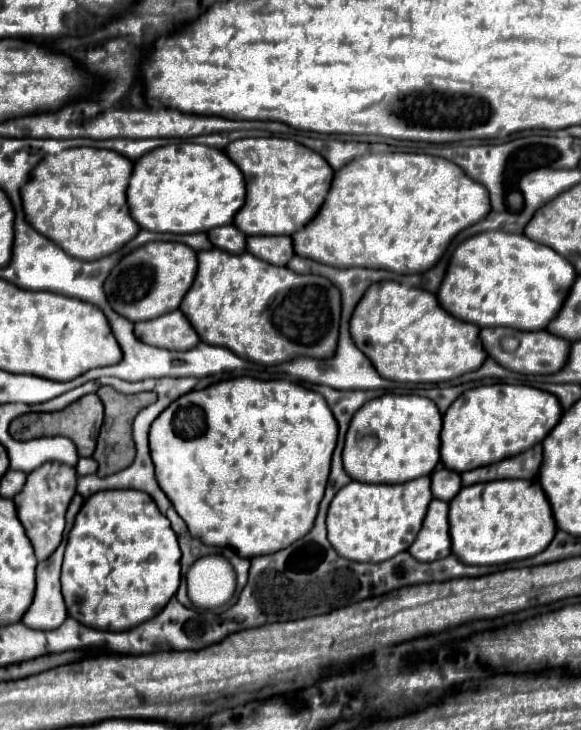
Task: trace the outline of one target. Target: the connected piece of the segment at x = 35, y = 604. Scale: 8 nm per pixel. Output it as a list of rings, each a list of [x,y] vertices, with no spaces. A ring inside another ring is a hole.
[[[63,544],[45,562],[37,564],[37,590],[29,610],[23,614],[23,622],[37,630],[53,630],[67,618],[67,608],[61,594],[59,574],[63,560]]]

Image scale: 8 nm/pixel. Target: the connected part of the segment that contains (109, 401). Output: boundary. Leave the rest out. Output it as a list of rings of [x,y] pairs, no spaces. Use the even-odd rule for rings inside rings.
[[[101,386],[97,390],[101,402],[105,404],[105,420],[103,420],[103,426],[101,426],[101,432],[99,432],[99,438],[97,438],[97,448],[93,452],[93,458],[97,460],[99,464],[99,470],[97,470],[97,476],[111,476],[127,466],[131,466],[133,458],[135,458],[135,442],[133,442],[133,434],[131,434],[131,424],[133,424],[133,418],[137,416],[139,410],[143,410],[145,406],[153,404],[157,400],[157,394],[155,392],[141,392],[141,394],[121,394],[117,390],[113,390],[111,386]]]

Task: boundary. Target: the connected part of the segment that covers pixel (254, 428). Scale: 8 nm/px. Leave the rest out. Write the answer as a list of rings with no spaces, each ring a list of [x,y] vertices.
[[[249,376],[225,380],[213,386],[207,386],[205,390],[189,392],[181,398],[177,398],[167,410],[159,414],[159,418],[153,422],[149,432],[149,446],[151,446],[151,458],[155,464],[155,474],[161,490],[169,496],[173,508],[177,514],[185,520],[189,532],[193,536],[199,536],[205,544],[213,546],[229,546],[235,548],[243,558],[253,558],[261,554],[273,554],[277,550],[283,550],[285,546],[293,544],[297,538],[303,538],[315,522],[319,502],[323,498],[327,478],[329,478],[329,466],[331,466],[331,454],[337,444],[337,422],[321,394],[307,390],[299,384],[293,384],[289,380],[257,380]]]

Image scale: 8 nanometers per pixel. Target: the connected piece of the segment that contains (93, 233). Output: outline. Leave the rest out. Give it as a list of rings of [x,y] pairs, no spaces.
[[[69,148],[61,154],[51,154],[41,162],[41,166],[33,168],[33,174],[21,186],[21,200],[25,210],[25,220],[39,234],[45,234],[53,244],[61,246],[69,256],[81,260],[99,260],[121,250],[131,238],[137,236],[139,226],[129,214],[129,206],[125,200],[125,190],[133,172],[133,164],[111,150],[95,150],[95,148]]]

